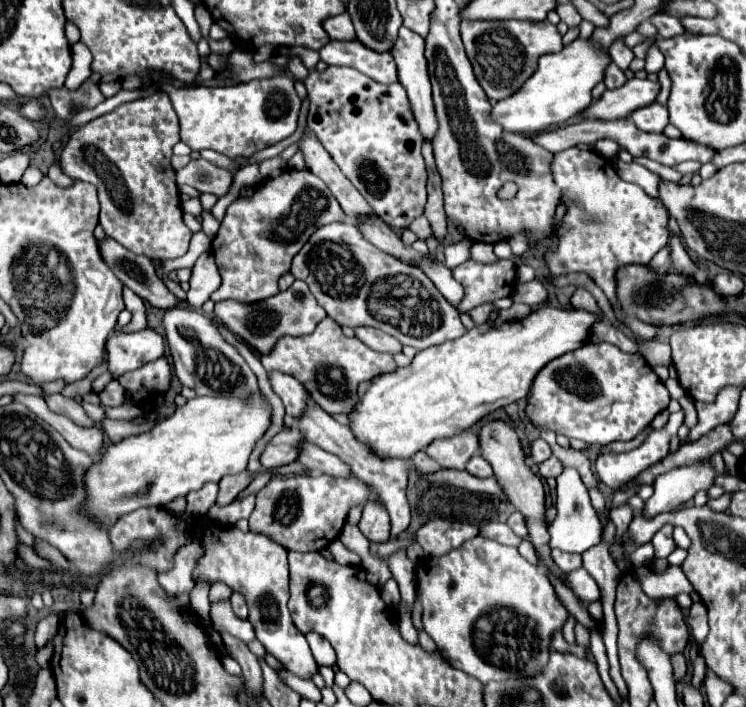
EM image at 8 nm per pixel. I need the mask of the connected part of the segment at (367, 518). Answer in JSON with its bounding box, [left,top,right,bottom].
[360,500,390,542]

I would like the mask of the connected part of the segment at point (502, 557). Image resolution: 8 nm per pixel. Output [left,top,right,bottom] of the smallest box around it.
[416,536,570,684]

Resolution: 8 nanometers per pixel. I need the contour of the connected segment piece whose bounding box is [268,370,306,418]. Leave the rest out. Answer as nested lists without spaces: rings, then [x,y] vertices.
[[[270,370],[268,380],[270,380],[272,390],[282,398],[286,412],[292,414],[294,418],[298,418],[300,410],[304,410],[304,398],[306,398],[304,386],[296,378],[292,378],[290,374],[284,374],[280,370]]]

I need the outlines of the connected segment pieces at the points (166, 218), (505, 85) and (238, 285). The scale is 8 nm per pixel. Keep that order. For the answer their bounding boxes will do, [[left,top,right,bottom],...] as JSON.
[[60,90,192,260],[460,20,562,102],[210,170,346,304]]

